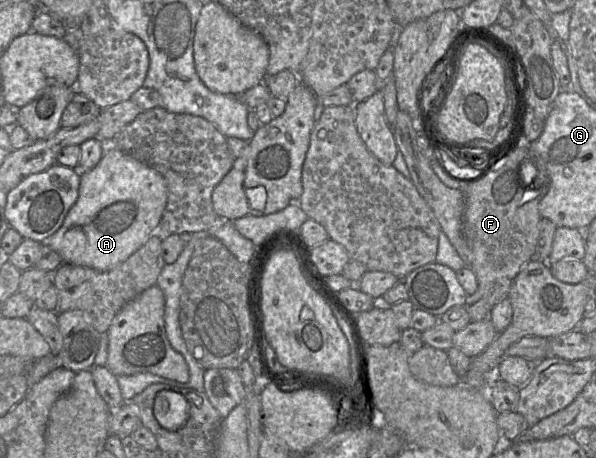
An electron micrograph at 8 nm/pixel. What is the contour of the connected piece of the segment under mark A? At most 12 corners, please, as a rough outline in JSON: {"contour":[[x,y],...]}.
{"contour":[[112,145],[42,241],[109,271],[158,231],[164,177]]}

